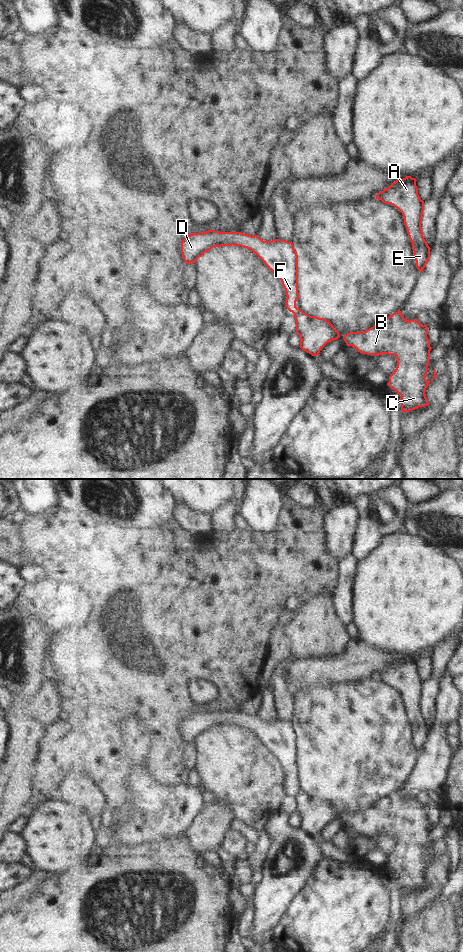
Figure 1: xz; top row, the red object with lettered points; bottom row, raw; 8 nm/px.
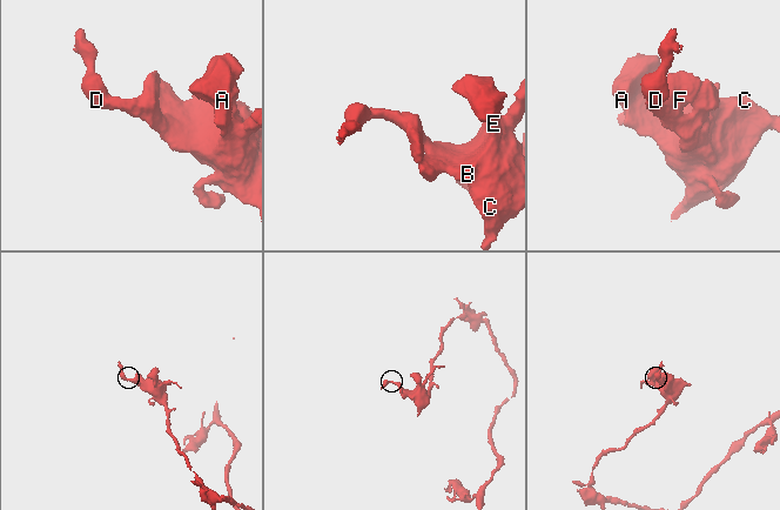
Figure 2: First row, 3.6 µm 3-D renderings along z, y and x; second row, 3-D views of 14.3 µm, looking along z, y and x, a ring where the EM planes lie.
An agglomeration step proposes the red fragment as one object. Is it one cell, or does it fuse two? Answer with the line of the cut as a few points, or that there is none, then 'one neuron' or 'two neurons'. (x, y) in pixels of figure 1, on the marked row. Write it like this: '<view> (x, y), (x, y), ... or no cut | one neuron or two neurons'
no cut | one neuron

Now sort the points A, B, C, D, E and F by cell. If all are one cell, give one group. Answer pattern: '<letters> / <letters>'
A B C D E F

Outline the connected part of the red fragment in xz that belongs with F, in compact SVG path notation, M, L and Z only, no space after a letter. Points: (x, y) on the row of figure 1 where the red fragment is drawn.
M208 230L186 235L181 242L181 254L186 264L191 264L213 247L232 245L250 249L281 280L287 296L286 308L294 314L302 350L312 356L319 355L327 343L340 337L338 330L329 321L310 316L296 307L299 298L298 255L292 241L263 241L258 235Z

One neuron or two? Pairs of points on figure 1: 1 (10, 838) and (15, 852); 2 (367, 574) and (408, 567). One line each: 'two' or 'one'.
1: one
2: one

